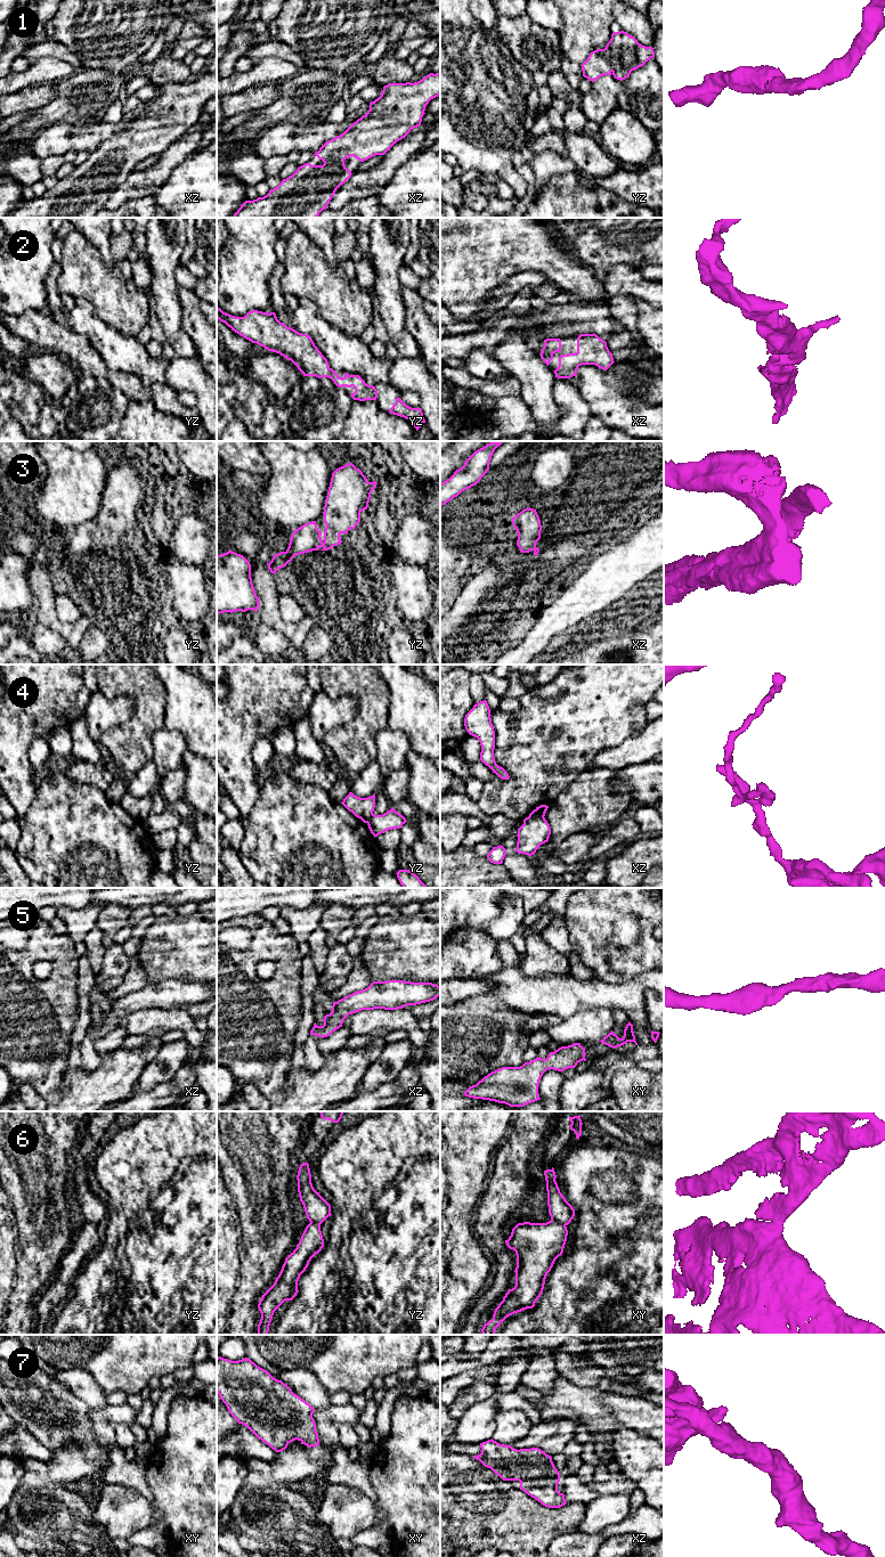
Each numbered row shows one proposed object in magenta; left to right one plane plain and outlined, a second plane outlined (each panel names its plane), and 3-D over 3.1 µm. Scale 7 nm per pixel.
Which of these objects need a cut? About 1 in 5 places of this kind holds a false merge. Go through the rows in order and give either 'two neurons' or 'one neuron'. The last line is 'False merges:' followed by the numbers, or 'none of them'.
1: one neuron
2: one neuron
3: one neuron
4: two neurons
5: one neuron
6: two neurons
7: two neurons
False merges: 4, 6, 7

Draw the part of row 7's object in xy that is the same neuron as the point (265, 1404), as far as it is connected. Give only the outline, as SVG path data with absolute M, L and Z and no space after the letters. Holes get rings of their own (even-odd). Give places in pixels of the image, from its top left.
M217 1358L217 1393L237 1423L246 1426L276 1452L278 1452L278 1433L284 1427L287 1428L287 1435L298 1441L305 1441L316 1432L312 1418L315 1409L294 1394L286 1384L274 1378L247 1358L238 1361Z

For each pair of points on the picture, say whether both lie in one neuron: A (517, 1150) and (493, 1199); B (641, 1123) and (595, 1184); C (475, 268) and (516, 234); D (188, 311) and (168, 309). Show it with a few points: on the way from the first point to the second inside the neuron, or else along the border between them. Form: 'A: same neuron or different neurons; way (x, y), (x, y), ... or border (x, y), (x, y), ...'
A: same neuron; way (514, 1163), (514, 1166), (510, 1168), (505, 1187)
B: different neurons; border (611, 1141), (628, 1147), (632, 1150)
C: same neuron; way (485, 258), (505, 237)
D: different neurons; border (177, 285), (181, 325), (189, 336)

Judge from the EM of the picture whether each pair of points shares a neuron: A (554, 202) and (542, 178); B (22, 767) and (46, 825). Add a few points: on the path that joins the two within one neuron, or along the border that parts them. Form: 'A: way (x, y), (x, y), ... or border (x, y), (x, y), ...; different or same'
A: border (570, 173), (555, 174), (535, 196); different
B: border (34, 787), (31, 805), (19, 817); different

